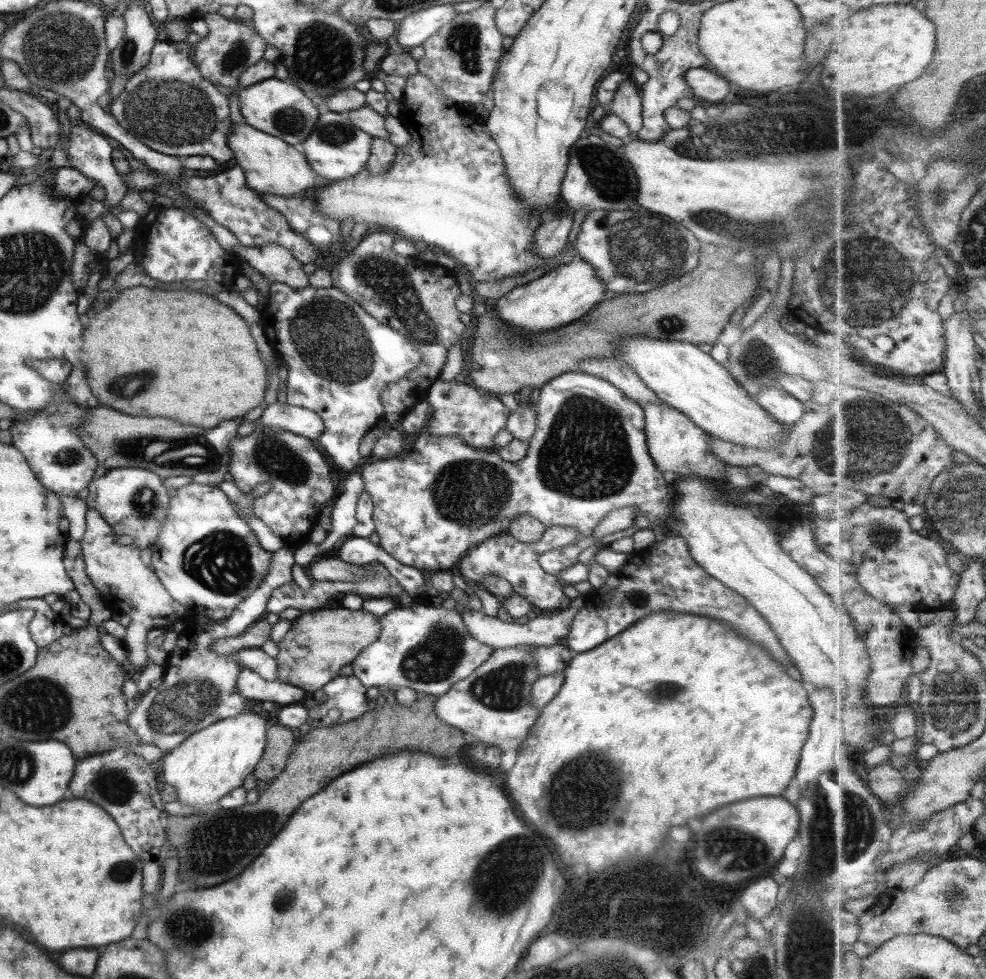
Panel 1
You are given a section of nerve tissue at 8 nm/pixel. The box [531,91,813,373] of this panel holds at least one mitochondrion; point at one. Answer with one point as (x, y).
(644, 249)

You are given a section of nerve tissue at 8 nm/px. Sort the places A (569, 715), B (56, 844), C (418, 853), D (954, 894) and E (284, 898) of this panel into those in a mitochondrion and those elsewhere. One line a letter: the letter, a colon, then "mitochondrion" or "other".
A: other
B: other
C: other
D: mitochondrion
E: mitochondrion

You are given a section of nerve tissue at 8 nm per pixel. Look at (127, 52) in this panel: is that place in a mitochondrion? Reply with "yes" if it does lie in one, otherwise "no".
yes

